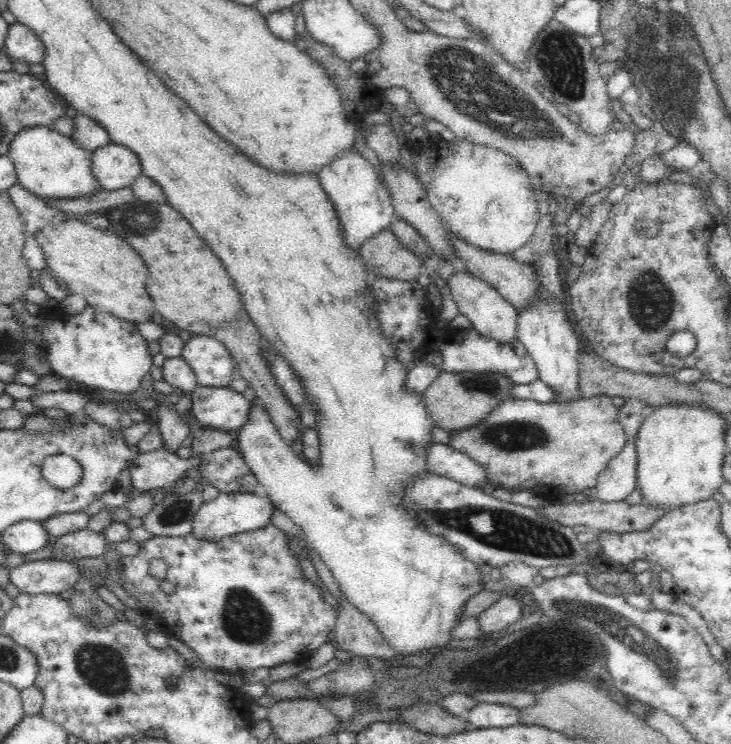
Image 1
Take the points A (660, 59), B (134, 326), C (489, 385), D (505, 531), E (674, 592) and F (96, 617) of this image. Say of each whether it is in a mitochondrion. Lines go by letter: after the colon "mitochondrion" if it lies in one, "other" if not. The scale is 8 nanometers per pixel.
A: mitochondrion
B: other
C: mitochondrion
D: mitochondrion
E: other
F: mitochondrion

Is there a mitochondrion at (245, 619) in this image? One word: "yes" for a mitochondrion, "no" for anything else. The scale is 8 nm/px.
yes

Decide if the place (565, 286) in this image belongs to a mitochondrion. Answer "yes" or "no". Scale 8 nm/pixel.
no

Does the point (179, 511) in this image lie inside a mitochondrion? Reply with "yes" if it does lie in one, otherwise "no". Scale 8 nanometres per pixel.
yes

